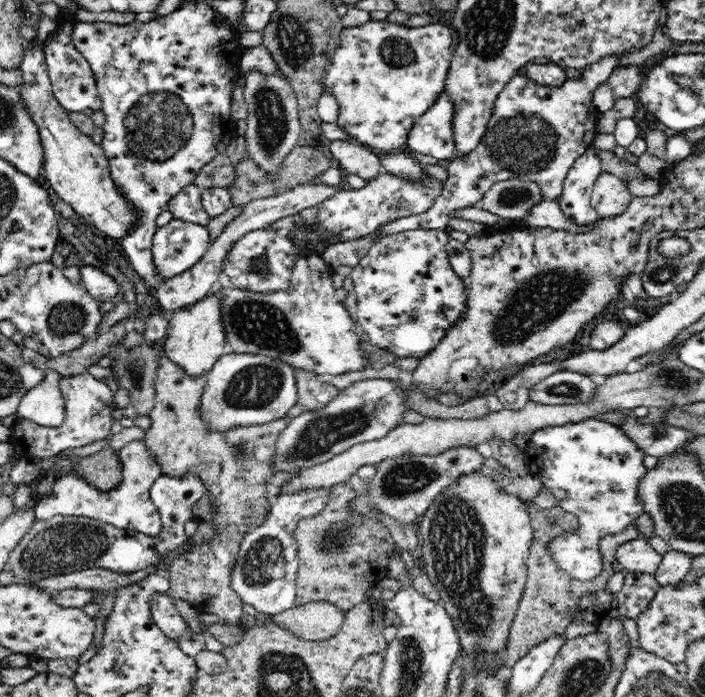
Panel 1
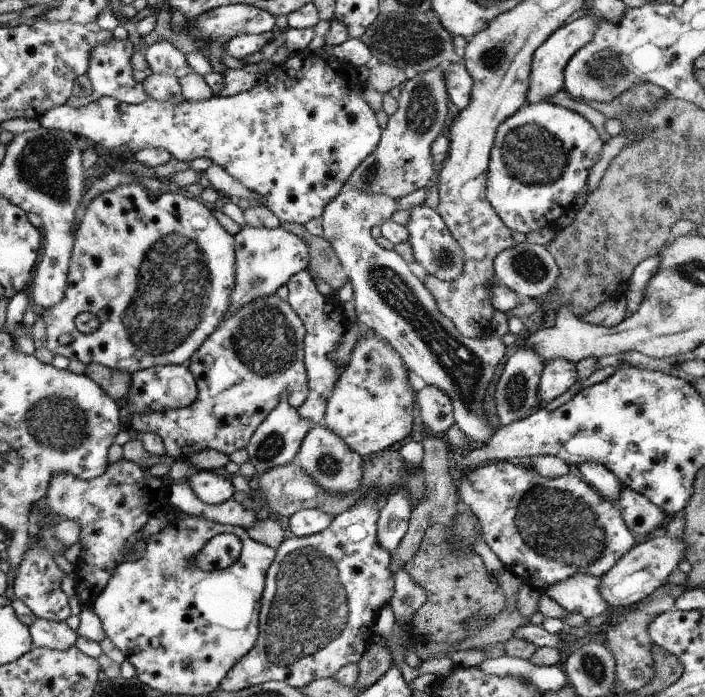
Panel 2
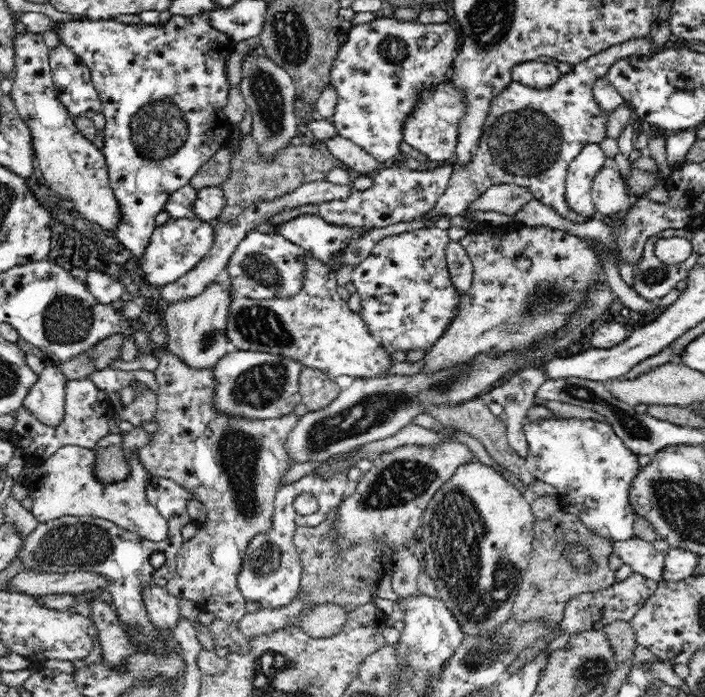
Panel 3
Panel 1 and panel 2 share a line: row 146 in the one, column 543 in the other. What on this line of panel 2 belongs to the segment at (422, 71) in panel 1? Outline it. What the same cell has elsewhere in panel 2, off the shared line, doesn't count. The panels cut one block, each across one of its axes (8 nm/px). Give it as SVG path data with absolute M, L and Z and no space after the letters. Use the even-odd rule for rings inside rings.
M564 358L546 360L543 365L540 384L538 384L538 400L541 406L545 406L567 392L578 380L576 364Z

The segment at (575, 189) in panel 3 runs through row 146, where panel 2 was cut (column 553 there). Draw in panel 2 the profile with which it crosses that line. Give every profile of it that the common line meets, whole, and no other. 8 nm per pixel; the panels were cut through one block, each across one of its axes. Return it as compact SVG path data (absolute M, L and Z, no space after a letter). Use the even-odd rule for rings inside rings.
M574 574L560 584L550 586L545 590L547 596L555 600L568 613L580 614L590 619L608 612L610 604L600 594L600 577L588 574Z

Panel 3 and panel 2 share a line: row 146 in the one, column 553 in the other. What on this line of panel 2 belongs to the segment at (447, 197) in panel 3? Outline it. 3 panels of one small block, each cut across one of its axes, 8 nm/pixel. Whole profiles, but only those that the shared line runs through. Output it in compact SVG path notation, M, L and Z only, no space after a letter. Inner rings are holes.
M500 461L468 469L457 477L457 484L459 499L476 514L486 543L505 570L541 593L554 584L574 578L574 574L601 578L638 542L624 523L620 508L595 491L575 471L558 478L542 478L520 461Z

